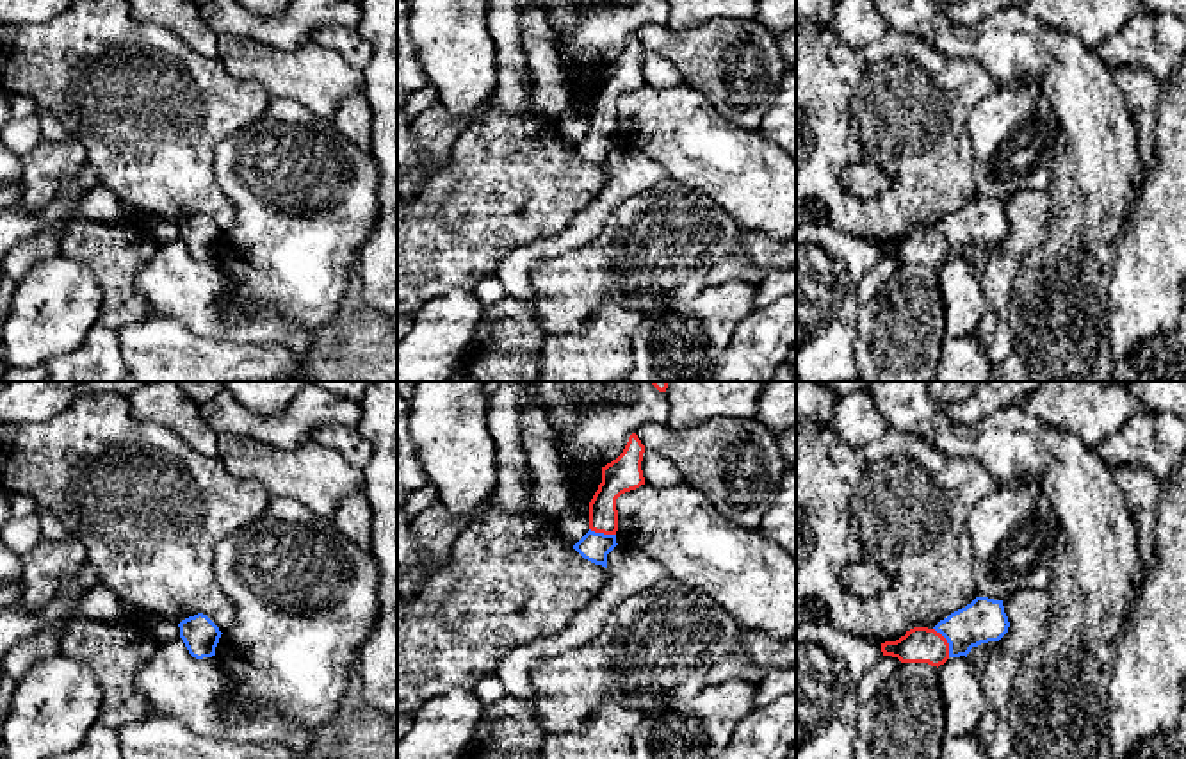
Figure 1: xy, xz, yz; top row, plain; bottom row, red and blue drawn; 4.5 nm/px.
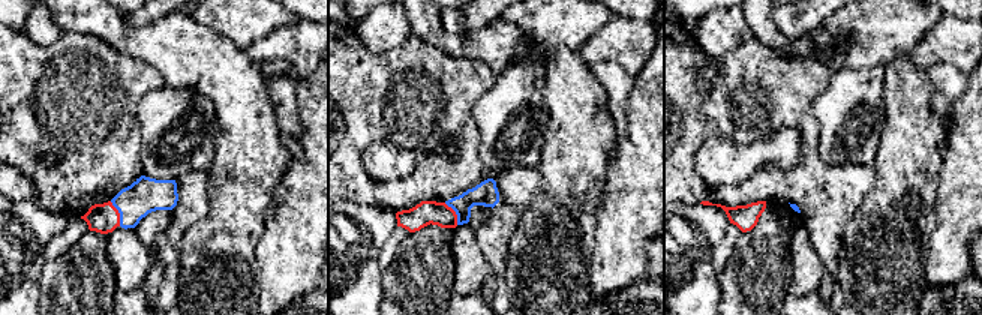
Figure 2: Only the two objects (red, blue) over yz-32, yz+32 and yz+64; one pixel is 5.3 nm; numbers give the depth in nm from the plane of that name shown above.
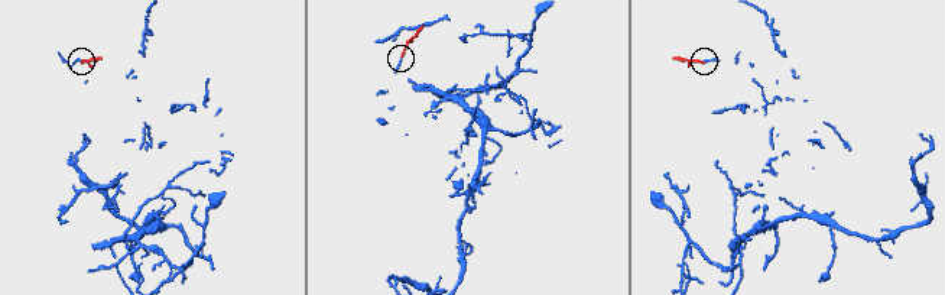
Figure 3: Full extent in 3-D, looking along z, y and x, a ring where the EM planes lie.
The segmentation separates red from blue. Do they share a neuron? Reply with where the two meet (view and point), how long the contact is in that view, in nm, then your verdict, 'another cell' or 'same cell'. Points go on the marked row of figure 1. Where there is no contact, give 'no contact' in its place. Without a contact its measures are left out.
meets red in yz at (946, 642); contact 150 nm long; same cell

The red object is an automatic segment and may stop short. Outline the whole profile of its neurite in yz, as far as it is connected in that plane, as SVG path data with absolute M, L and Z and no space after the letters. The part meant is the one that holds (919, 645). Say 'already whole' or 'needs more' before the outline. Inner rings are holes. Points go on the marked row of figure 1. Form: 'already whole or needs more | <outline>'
needs more | M976 597L933 629L914 627L899 640L881 643L881 652L901 663L928 663L938 668L949 657L967 657L972 647L999 641L1008 627L1003 600Z

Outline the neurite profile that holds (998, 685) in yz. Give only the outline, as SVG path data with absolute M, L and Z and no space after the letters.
M1020 590L1003 600L1008 616L1008 632L995 641L987 665L976 672L988 704L999 720L995 738L987 750L990 759L1006 759L1013 754L1015 736L1010 723L1013 677L1022 657L1047 636L1049 592Z

